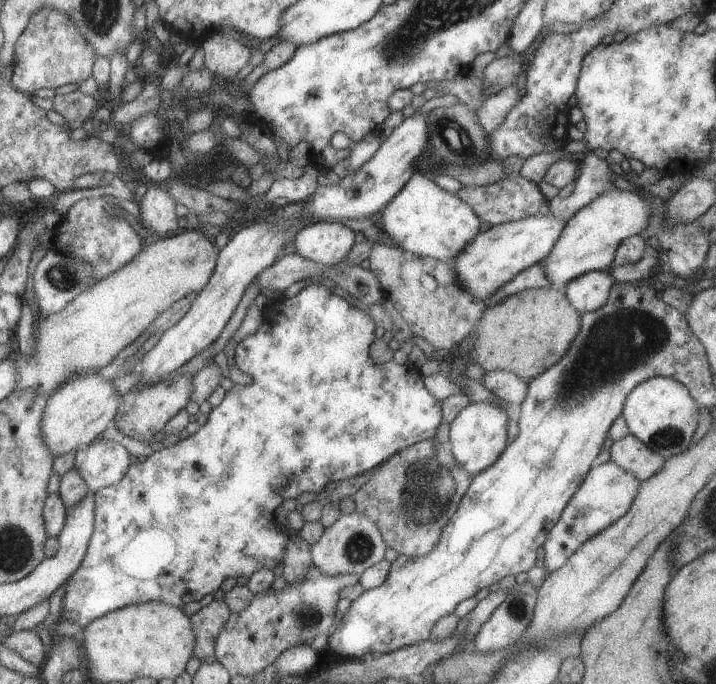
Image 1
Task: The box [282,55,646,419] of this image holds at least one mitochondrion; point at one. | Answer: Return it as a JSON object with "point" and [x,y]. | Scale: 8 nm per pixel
{"point":[454,137]}

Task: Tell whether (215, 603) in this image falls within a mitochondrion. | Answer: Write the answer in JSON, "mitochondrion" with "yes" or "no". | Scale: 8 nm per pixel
{"mitochondrion":"no"}

